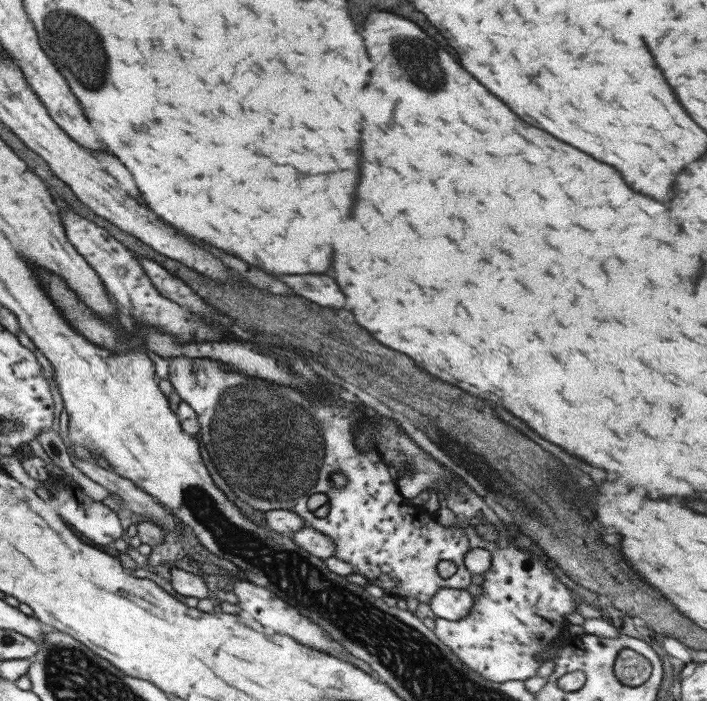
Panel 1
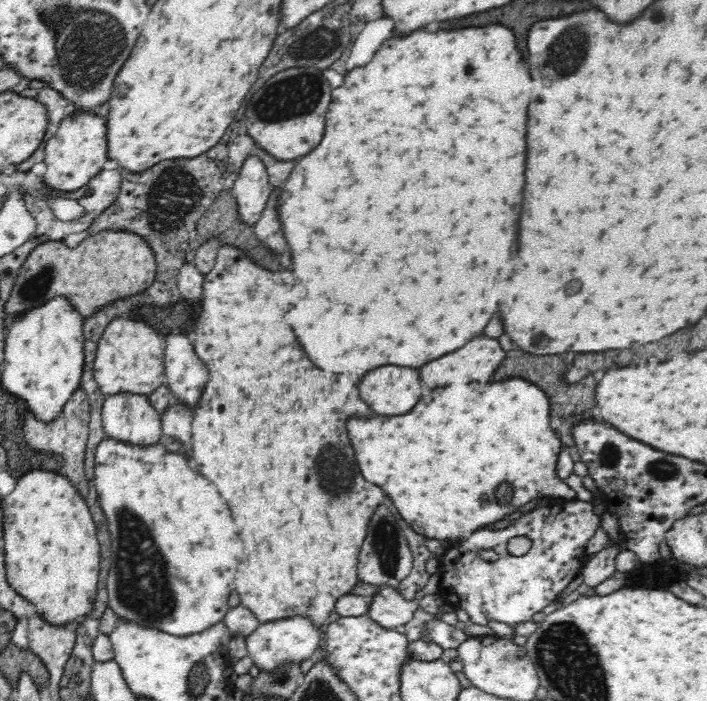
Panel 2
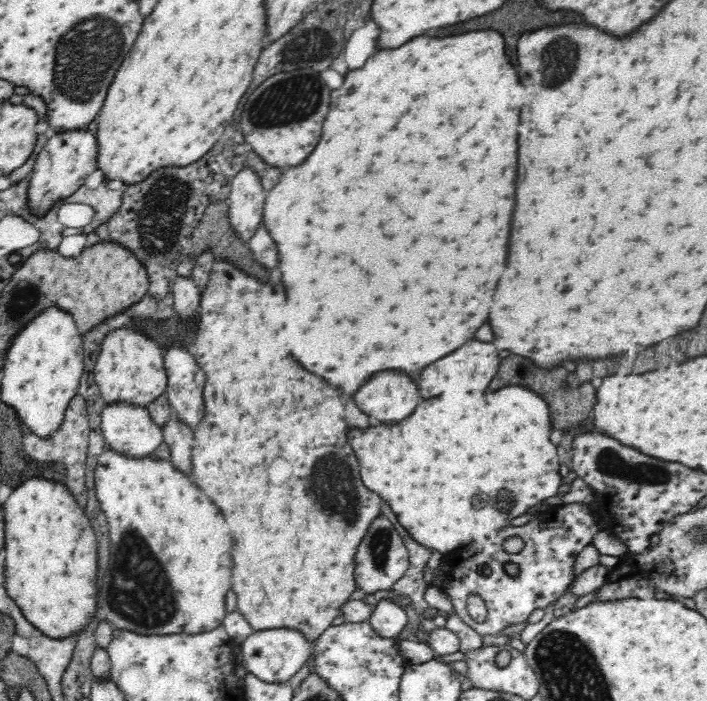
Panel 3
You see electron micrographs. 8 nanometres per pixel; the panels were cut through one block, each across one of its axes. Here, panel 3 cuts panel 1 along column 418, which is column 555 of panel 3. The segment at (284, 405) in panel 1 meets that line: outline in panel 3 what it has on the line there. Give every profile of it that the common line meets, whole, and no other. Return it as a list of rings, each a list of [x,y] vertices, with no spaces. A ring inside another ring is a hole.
[[[564,504],[564,506],[558,506],[558,508],[548,508],[544,512],[538,512],[528,524],[524,526],[510,526],[510,528],[504,528],[500,532],[496,532],[494,536],[478,536],[474,542],[470,542],[468,546],[456,550],[456,552],[450,552],[450,554],[444,554],[442,562],[450,566],[450,570],[444,574],[446,582],[442,586],[444,594],[450,598],[450,602],[454,604],[456,608],[456,614],[470,626],[474,628],[482,638],[486,634],[496,634],[502,632],[504,628],[508,626],[514,626],[514,624],[520,624],[520,622],[526,622],[528,616],[536,610],[536,608],[542,608],[546,610],[552,602],[560,600],[564,596],[564,592],[568,590],[568,586],[572,584],[574,580],[574,562],[576,562],[576,556],[588,546],[592,544],[592,538],[600,532],[600,526],[596,524],[596,514],[592,514],[588,510],[586,504]],[[510,536],[520,536],[524,540],[524,548],[512,556],[508,552],[502,550],[502,544],[504,540],[508,540]],[[504,564],[518,564],[520,568],[520,574],[516,578],[510,578],[506,572],[504,572]],[[470,594],[478,594],[484,602],[486,602],[486,608],[488,608],[488,616],[484,622],[476,622],[470,618],[468,610],[466,610],[466,600]]]

